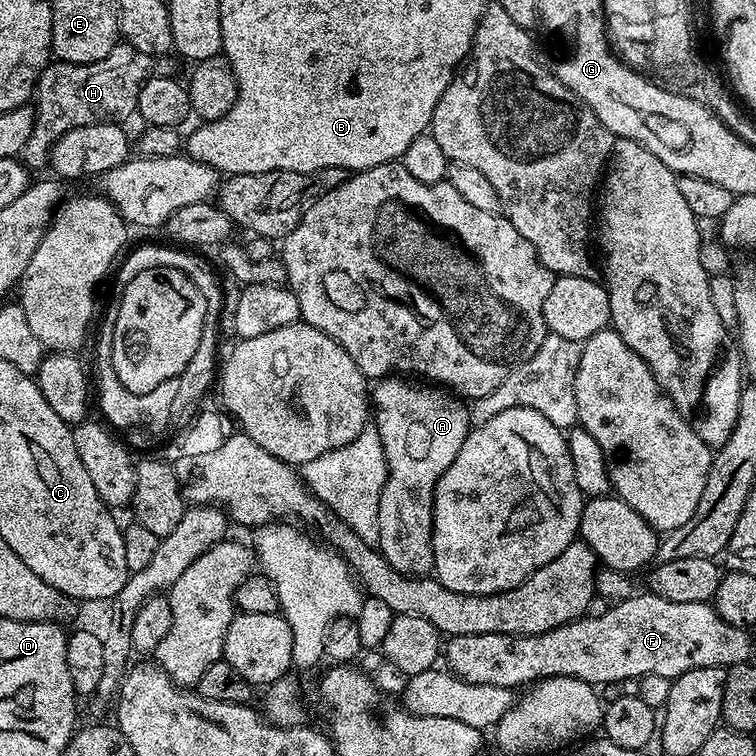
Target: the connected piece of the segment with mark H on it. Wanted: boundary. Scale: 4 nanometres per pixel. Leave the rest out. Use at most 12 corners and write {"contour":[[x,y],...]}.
{"contour":[[118,42],[44,67],[22,153],[35,170],[66,130],[136,112],[157,61]]}

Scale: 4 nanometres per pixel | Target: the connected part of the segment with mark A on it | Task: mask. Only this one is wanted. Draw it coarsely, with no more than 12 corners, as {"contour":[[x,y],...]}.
{"contour":[[393,374],[370,392],[388,477],[379,552],[435,569],[434,494],[470,431],[463,399]]}

